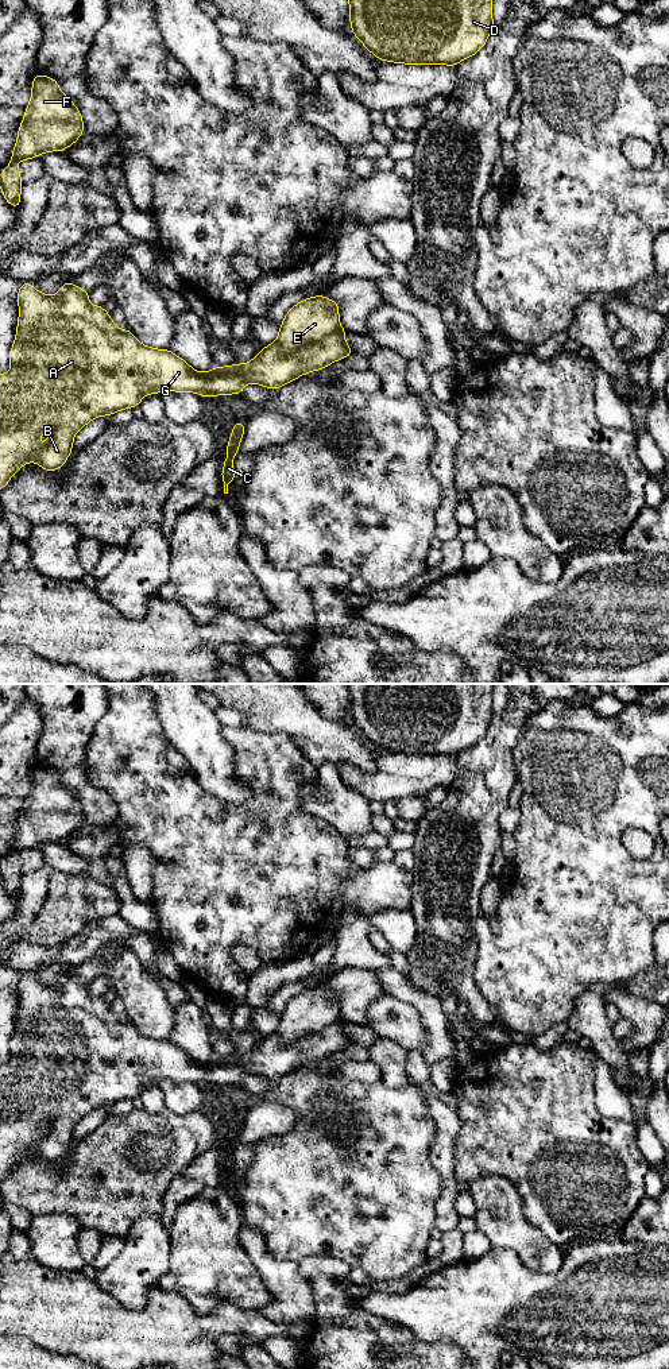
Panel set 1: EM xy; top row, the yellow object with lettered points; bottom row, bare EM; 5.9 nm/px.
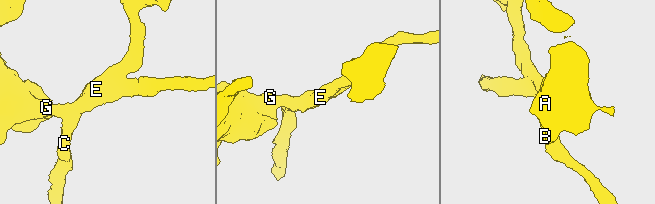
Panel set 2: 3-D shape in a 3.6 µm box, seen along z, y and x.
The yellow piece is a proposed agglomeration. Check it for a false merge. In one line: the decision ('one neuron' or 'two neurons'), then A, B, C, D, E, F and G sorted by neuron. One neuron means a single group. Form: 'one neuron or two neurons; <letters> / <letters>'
two neurons; A B F G / C D E

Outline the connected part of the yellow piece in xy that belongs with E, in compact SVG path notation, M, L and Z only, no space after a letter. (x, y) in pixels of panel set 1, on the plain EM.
M316 986L290 998L281 1014L277 1033L283 1044L322 1032L340 1017L339 994Z

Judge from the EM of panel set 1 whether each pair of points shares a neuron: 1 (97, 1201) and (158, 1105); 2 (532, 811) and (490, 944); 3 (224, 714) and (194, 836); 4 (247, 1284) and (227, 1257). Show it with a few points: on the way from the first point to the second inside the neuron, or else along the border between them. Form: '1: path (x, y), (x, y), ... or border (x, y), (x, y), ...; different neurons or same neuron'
1: border (166, 1108), (159, 1112), (143, 1109); different neurons
2: path (532, 845), (532, 904), (524, 912); same neuron
3: border (246, 724), (223, 727); different neurons
4: path (240, 1277), (227, 1264); same neuron

